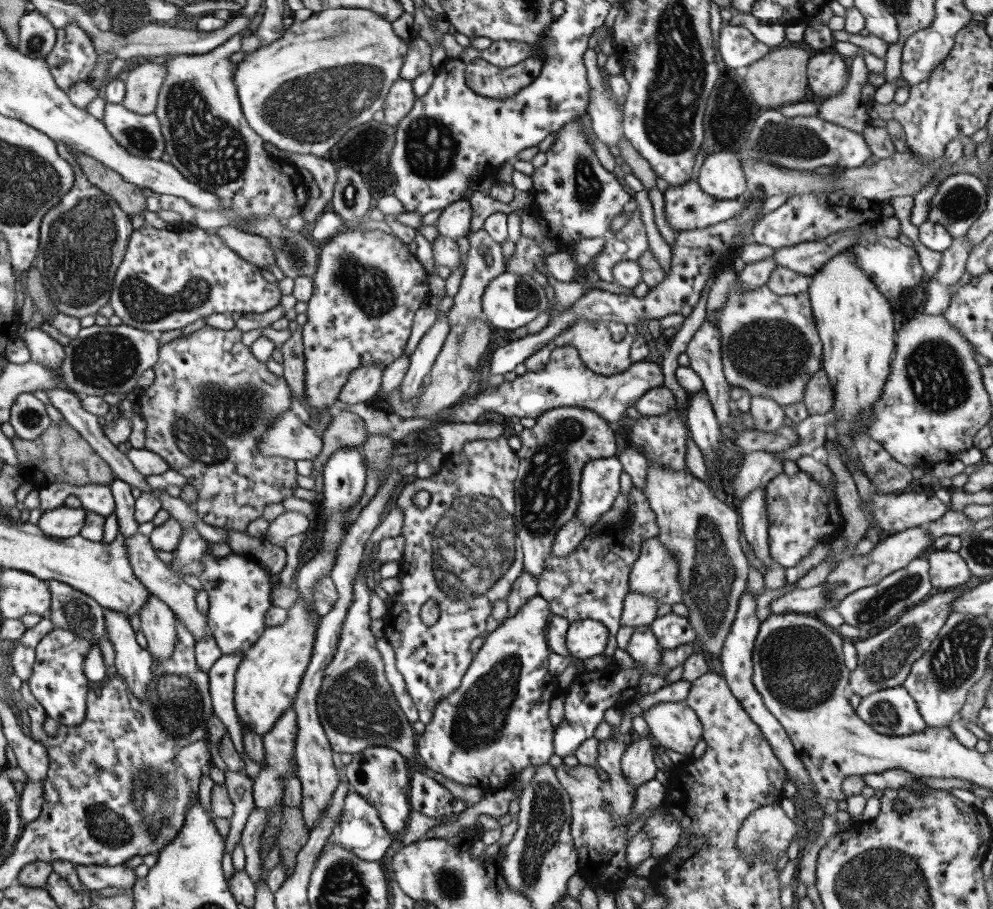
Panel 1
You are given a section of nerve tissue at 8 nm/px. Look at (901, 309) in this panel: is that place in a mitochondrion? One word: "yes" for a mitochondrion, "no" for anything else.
no

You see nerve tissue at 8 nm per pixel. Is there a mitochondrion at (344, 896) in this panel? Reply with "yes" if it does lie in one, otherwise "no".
yes

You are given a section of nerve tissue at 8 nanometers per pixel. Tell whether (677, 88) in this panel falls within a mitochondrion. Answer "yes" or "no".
yes

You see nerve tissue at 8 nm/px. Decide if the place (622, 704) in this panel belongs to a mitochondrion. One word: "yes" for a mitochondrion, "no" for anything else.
no

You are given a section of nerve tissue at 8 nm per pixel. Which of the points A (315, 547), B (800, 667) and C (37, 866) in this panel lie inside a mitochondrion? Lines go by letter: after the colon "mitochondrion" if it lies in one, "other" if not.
A: other
B: mitochondrion
C: other

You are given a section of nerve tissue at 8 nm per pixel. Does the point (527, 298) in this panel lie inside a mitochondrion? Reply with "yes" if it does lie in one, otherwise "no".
yes

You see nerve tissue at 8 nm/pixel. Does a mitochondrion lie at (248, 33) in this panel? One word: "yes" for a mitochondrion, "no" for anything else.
no

